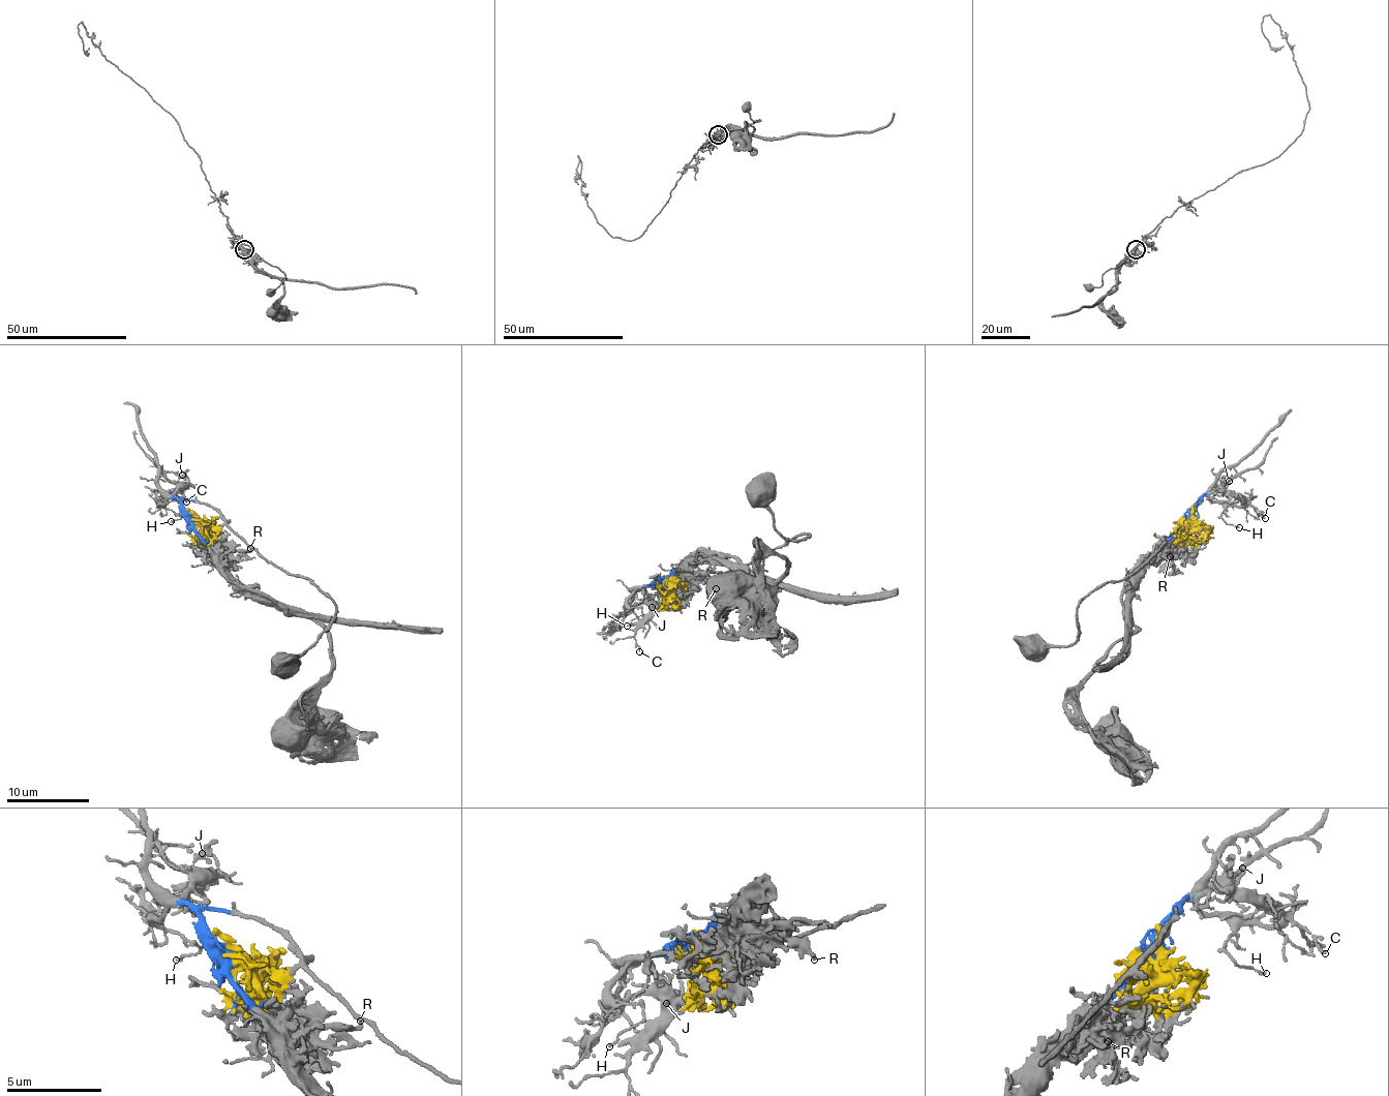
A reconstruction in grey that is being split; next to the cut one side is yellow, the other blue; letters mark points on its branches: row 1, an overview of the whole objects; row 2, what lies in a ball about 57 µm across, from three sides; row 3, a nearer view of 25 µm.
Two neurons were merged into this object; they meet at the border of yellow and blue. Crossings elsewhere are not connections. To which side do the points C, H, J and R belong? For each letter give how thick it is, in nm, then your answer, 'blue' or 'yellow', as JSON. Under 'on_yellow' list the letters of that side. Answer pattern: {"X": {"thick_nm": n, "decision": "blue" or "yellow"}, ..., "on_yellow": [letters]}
{"C": {"thick_nm": 80, "decision": "blue"}, "H": {"thick_nm": 110, "decision": "blue"}, "J": {"thick_nm": 120, "decision": "blue"}, "R": {"thick_nm": 220, "decision": "yellow"}, "on_yellow": ["R"]}

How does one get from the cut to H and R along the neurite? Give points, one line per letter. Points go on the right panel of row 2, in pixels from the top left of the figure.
H: (1190, 517), (1194, 505), (1203, 493), (1221, 504), (1220, 517), (1224, 522), (1239, 527)
R: (1190, 517), (1188, 530), (1166, 552), (1166, 556), (1171, 556)

